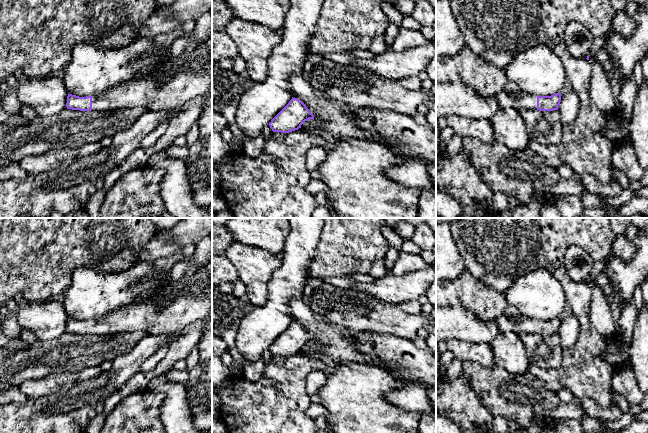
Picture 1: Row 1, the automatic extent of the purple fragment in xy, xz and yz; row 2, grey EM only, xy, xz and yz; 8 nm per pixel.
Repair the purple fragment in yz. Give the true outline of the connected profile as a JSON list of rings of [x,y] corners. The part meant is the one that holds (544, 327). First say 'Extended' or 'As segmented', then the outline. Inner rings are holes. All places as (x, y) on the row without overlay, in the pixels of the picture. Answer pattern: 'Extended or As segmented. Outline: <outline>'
Extended. Outline: [[[508,304],[497,317],[496,323],[500,332],[512,331],[518,335],[522,333],[553,335],[559,332],[561,317],[551,320],[534,320],[522,315],[516,306]]]

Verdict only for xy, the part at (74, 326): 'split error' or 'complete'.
split error

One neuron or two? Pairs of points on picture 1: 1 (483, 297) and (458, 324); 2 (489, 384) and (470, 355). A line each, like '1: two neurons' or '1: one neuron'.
1: two neurons
2: two neurons

